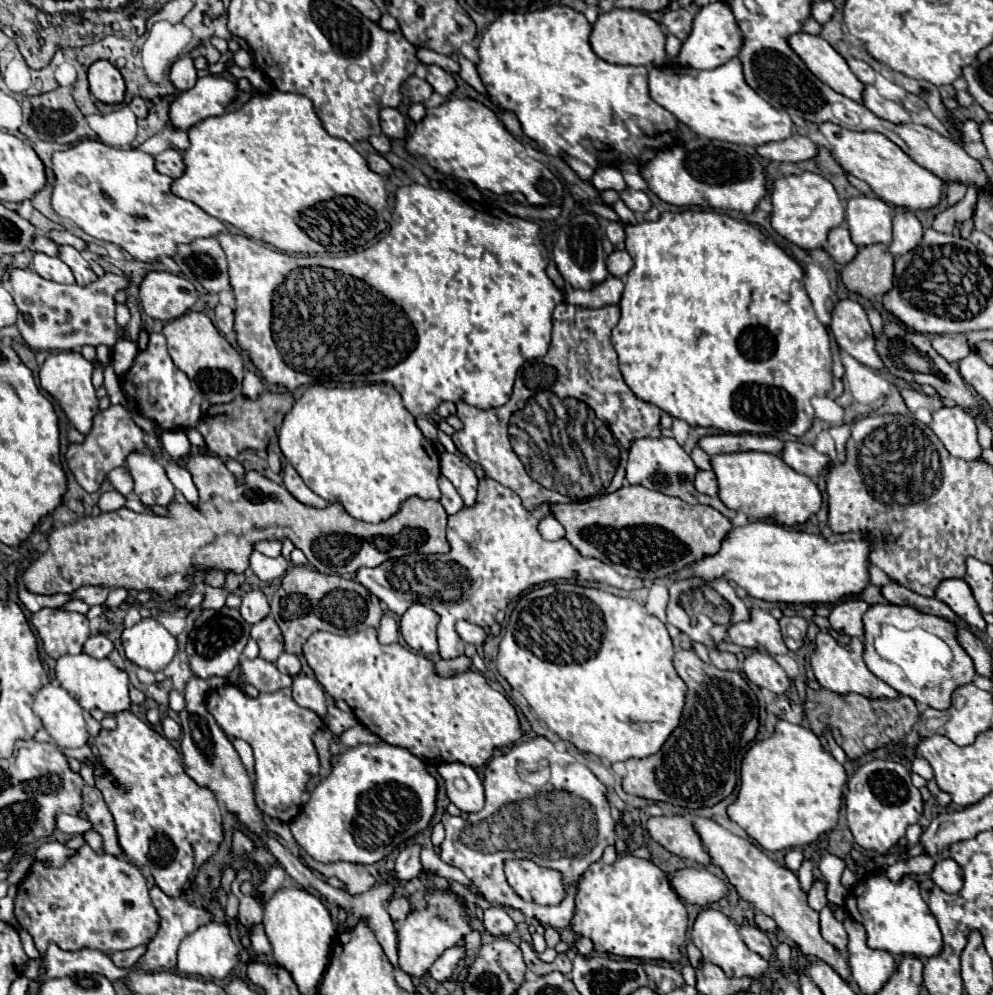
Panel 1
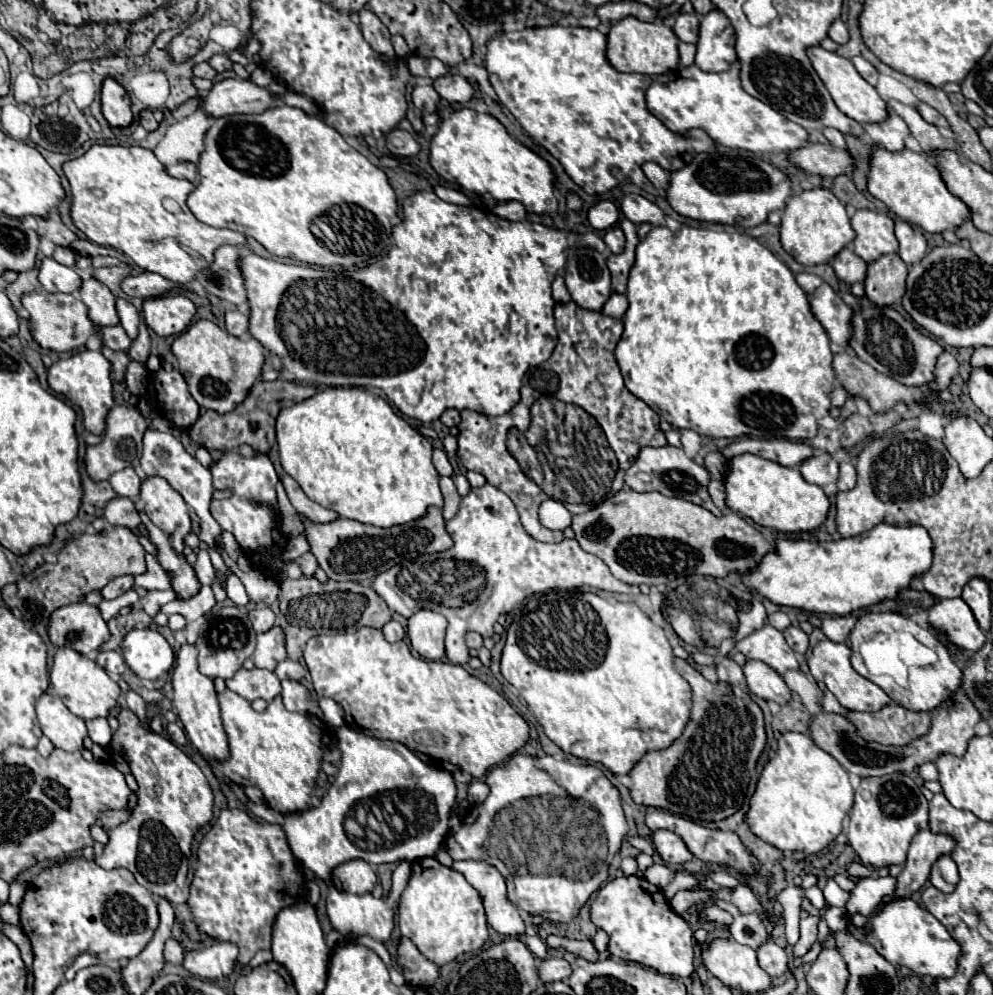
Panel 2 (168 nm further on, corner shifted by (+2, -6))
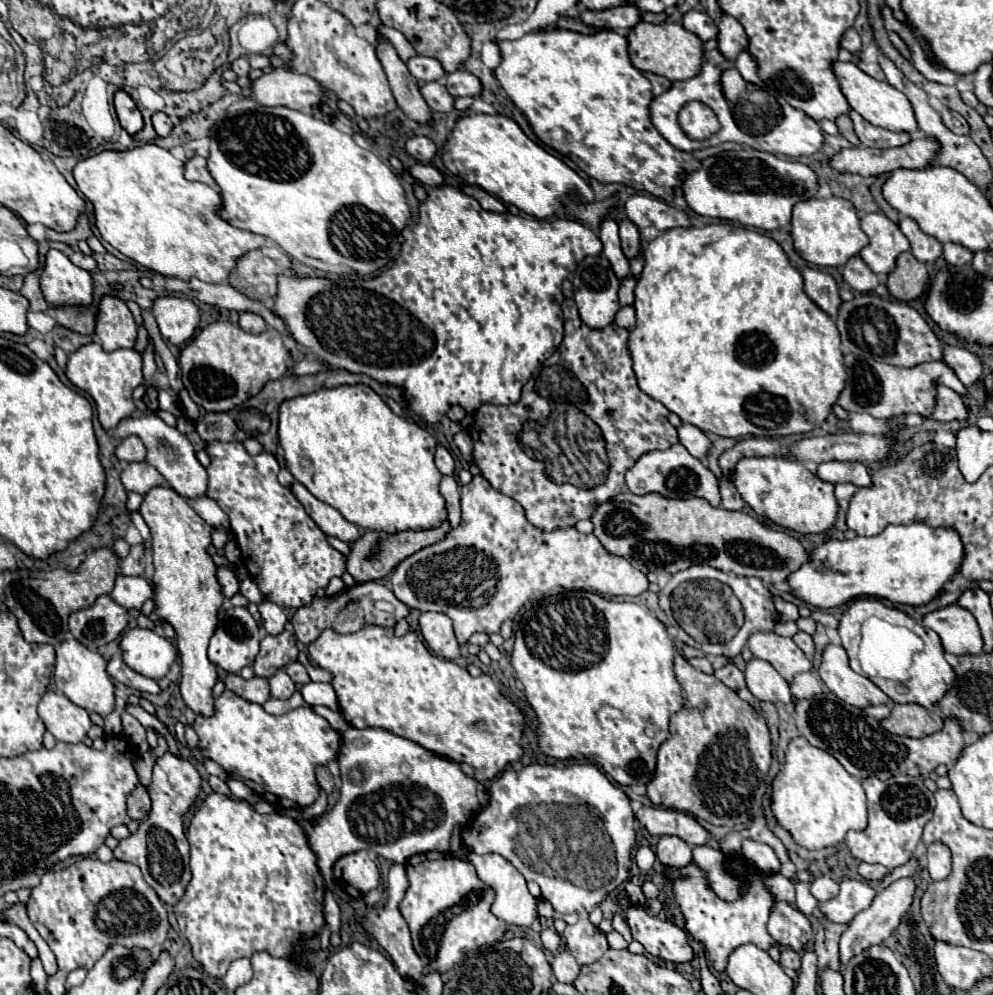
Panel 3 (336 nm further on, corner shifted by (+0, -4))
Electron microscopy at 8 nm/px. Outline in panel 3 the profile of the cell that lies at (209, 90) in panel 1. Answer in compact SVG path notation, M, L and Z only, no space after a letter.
M275 68L249 84L249 100L269 108L287 106L293 110L307 110L325 100L321 92L323 88L313 78L283 68Z

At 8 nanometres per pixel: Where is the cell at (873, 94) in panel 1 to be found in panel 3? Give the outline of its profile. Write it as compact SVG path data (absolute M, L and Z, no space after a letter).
M851 110L851 120L855 124L855 132L857 132L863 146L869 146L869 148L893 148L893 146L903 146L903 144L907 144L911 140L907 132L891 132L891 130L873 126L853 110Z

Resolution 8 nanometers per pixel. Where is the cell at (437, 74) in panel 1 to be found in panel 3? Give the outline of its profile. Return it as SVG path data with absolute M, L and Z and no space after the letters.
M457 70L445 76L445 88L451 96L477 96L481 92L481 82L467 70Z

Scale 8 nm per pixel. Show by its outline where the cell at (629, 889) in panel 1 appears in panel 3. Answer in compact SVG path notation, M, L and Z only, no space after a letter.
M617 892L615 902L621 906L627 918L633 940L643 944L647 954L675 964L693 960L695 954L687 942L687 932L679 928L675 922L651 916L645 906L631 902L631 898L625 892Z

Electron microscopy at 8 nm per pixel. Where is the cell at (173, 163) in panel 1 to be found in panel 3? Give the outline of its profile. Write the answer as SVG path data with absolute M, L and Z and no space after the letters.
M193 156L191 160L185 162L185 178L187 180L197 180L197 182L203 182L203 184L209 184L209 186L215 186L211 174L207 172L207 160L201 158L201 156Z

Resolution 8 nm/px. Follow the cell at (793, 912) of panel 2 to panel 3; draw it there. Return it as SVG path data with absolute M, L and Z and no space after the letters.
M745 840L741 856L745 856L745 860L749 864L757 864L757 870L761 870L761 872L765 872L769 876L773 872L779 872L779 860L777 860L775 852L767 844Z

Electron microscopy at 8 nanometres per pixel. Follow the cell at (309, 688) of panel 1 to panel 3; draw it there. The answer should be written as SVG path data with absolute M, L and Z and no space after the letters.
M277 670L277 672L269 678L269 684L271 684L271 696L273 696L273 698L287 700L287 698L291 698L293 692L295 692L295 684L293 684L293 680L287 676L285 670Z

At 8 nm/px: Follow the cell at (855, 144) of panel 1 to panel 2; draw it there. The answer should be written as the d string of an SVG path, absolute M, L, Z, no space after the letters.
M873 148L871 172L869 172L869 192L887 204L887 208L905 222L923 228L929 234L941 234L945 230L957 230L967 218L971 218L969 206L953 196L935 162L925 154L915 154L911 150L889 152L883 148Z

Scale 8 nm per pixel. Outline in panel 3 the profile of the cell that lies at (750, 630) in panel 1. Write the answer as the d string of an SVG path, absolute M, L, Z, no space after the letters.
M753 632L753 636L749 636L747 646L755 658L773 664L775 670L787 682L791 682L795 674L809 672L813 668L807 656L791 638L783 638L775 632Z

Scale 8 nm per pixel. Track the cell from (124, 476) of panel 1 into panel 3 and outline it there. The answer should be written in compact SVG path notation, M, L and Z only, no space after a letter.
M131 462L131 464L127 464L125 470L121 472L121 482L123 482L127 492L137 492L137 494L145 494L153 486L165 484L161 474L153 466L149 466L147 462Z

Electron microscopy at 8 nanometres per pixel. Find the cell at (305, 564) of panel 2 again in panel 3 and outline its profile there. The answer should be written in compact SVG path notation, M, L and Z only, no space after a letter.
M209 442L205 450L211 456L211 464L207 466L207 496L213 498L227 512L231 530L235 534L235 542L241 550L243 566L247 568L249 576L257 582L267 600L285 604L289 608L307 606L319 588L325 588L333 576L341 576L345 572L345 556L325 542L325 534L307 516L305 508L297 502L291 490L283 488L277 482L279 464L273 454L263 450L257 456L249 456L241 442Z

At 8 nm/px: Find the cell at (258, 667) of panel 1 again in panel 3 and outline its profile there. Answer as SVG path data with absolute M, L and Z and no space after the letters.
M229 674L225 678L225 686L239 694L241 698L249 700L249 702L255 702L255 704L265 704L271 696L269 696L269 680L267 678L259 678L259 676L253 676L249 680L241 678L239 674Z

